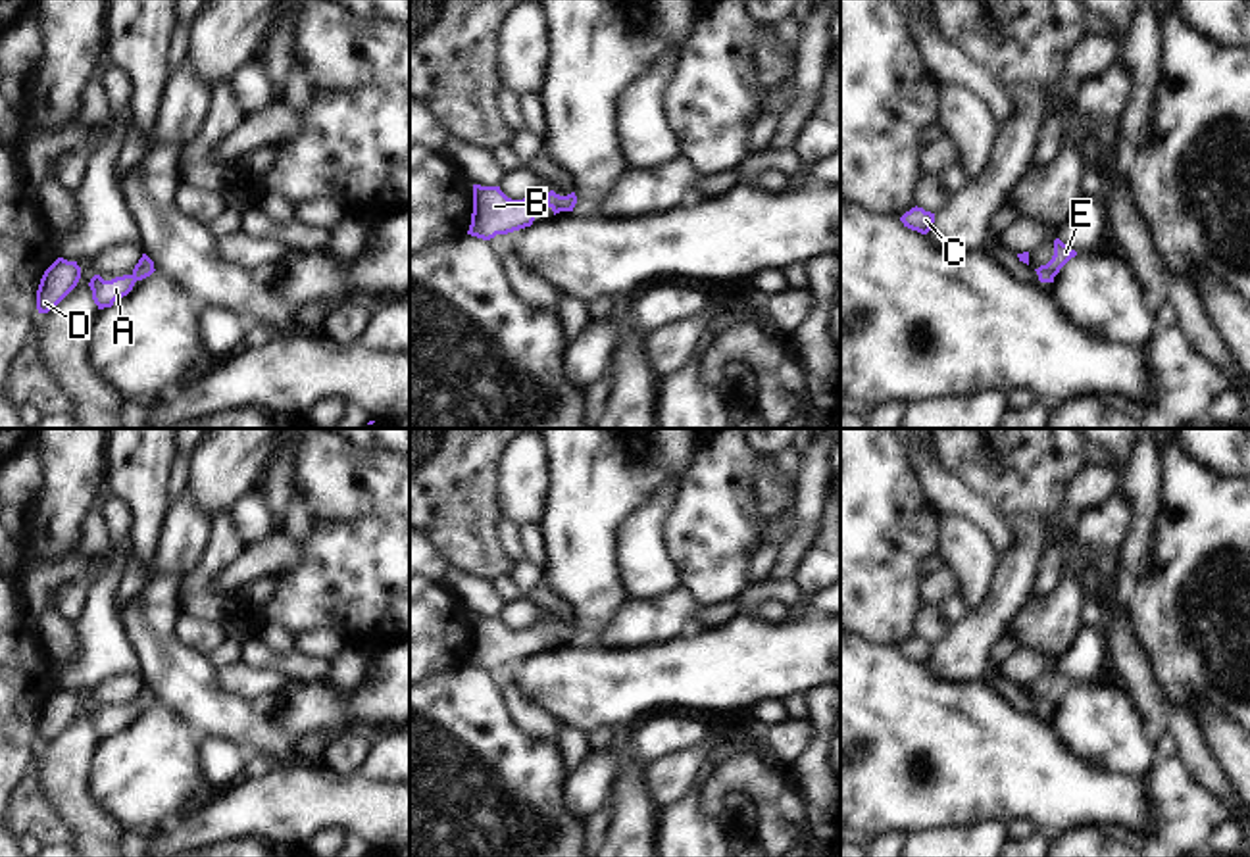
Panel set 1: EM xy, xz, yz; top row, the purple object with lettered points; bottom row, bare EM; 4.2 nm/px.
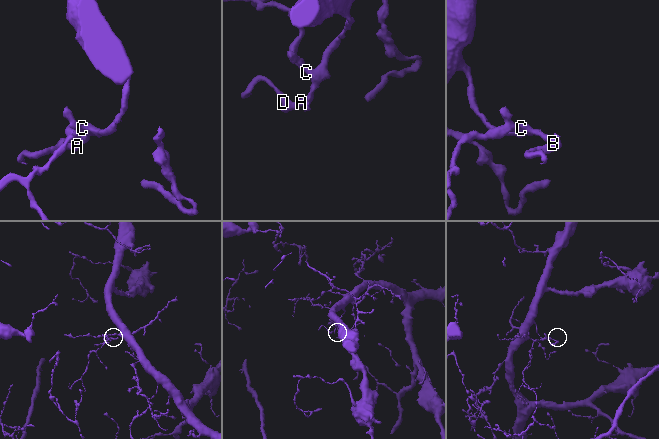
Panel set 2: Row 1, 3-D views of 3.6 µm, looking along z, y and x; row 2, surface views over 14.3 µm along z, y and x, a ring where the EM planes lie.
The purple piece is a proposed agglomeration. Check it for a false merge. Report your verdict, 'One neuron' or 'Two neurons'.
One neuron.

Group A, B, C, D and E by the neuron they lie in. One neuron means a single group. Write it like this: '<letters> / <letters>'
A B C D E

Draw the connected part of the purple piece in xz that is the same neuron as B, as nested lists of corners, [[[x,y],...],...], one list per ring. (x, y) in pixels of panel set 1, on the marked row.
[[[473,184],[473,213],[467,234],[490,240],[531,227],[537,215],[535,200],[512,200],[500,186]]]

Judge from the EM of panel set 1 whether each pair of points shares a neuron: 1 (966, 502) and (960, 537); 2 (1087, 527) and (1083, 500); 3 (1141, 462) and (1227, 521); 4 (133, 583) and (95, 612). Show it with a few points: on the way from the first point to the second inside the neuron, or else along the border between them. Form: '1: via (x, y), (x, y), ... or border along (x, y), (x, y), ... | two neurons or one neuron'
1: border along (941, 512), (974, 517), (997, 550) | two neurons
2: border along (1118, 487), (1102, 504), (1072, 515) | two neurons
3: border along (1162, 448), (1160, 515), (1156, 519) | two neurons
4: border along (129, 558), (114, 594), (114, 612), (118, 615) | two neurons

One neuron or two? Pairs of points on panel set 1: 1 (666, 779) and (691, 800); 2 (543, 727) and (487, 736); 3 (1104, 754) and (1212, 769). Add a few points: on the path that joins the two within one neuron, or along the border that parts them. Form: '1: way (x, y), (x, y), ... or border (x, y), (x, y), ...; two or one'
1: border (708, 756), (695, 775), (695, 784), (660, 806); two
2: border (500, 692), (506, 711), (529, 734), (554, 744); two
3: border (1131, 698), (1145, 723), (1145, 731), (1152, 738); two

